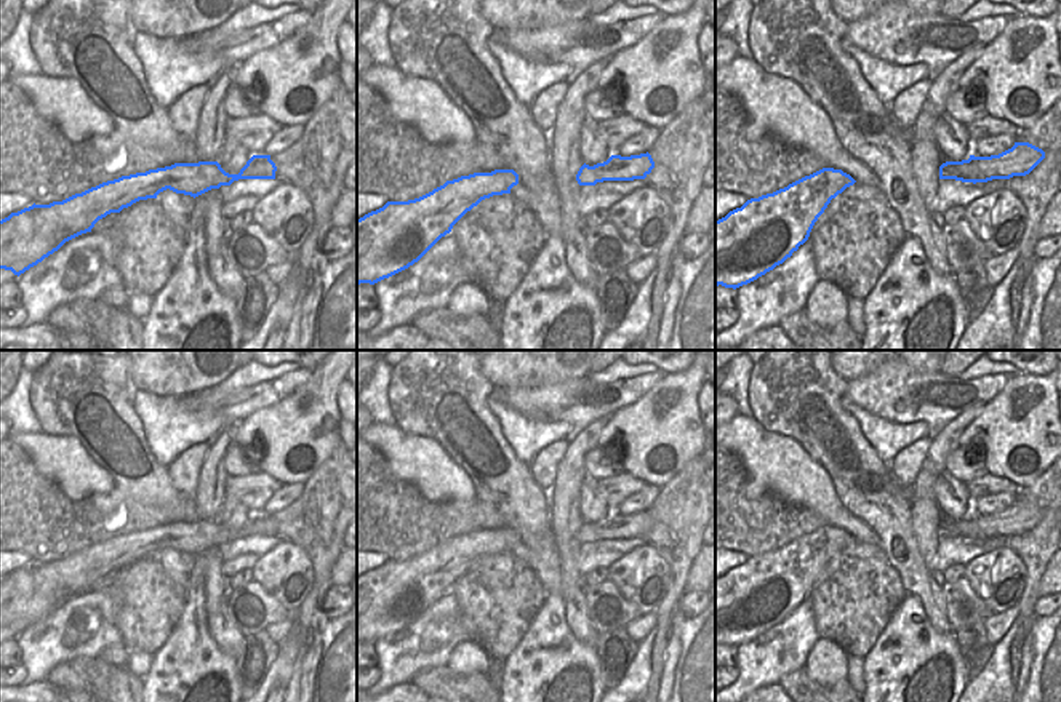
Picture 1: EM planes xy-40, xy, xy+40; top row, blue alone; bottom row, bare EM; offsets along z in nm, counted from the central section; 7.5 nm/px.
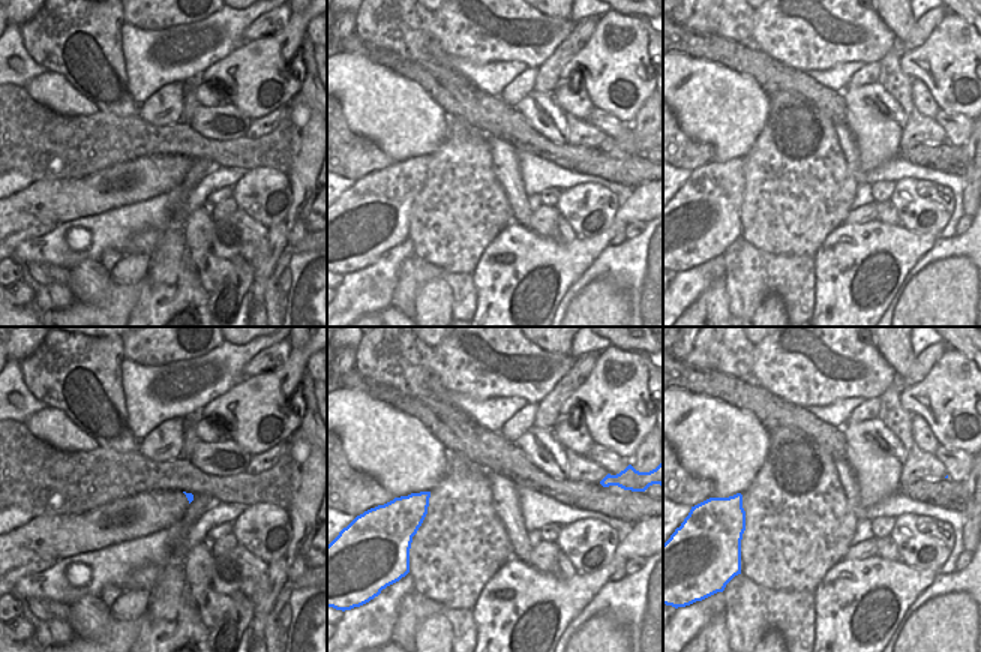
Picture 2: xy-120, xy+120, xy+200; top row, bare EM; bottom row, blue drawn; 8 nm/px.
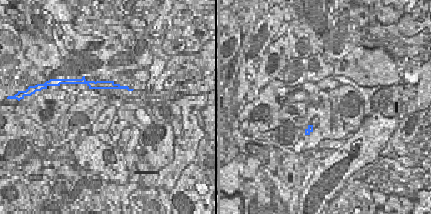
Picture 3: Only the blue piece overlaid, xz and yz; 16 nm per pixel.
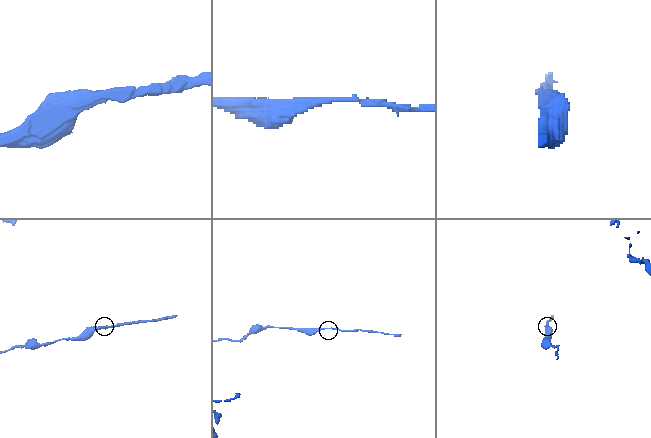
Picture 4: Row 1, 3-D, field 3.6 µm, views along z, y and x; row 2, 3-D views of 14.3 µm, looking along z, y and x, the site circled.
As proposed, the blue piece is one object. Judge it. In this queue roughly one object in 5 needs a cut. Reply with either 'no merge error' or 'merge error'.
no merge error

